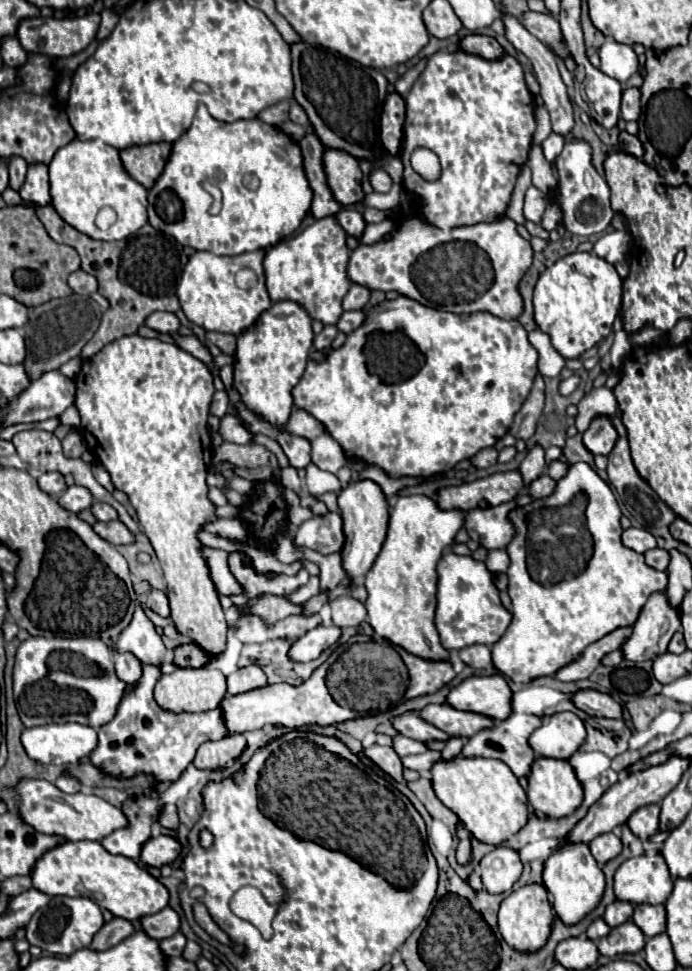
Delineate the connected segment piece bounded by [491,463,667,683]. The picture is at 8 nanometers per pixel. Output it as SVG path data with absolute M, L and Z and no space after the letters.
M587 463L569 465L569 471L567 471L567 475L565 475L565 481L563 481L563 479L557 481L557 491L559 491L559 499L561 499L561 501L567 501L567 499L571 501L571 497L577 495L577 491L585 491L585 493L587 493L589 503L585 505L585 521L581 521L581 515L579 515L579 521L575 521L577 525L569 525L569 521L567 521L567 523L563 521L565 515L567 515L567 511L565 511L567 507L565 507L565 505L563 505L563 507L547 507L545 501L531 501L531 503L525 505L525 507L517 507L517 509L509 511L509 521L511 521L513 527L515 527L515 537L513 537L513 539L509 541L509 545L505 547L505 549L507 549L507 555L509 555L509 559L511 559L511 565L509 565L509 569L507 569L507 577L509 577L509 589L507 589L507 593L509 593L509 597L511 597L511 615L513 615L513 619L511 619L507 631L503 633L503 637L501 637L497 643L493 643L491 651L493 651L493 663L495 663L495 667L499 669L499 673L503 673L505 677L513 679L515 683L529 683L529 681L533 681L533 679L537 679L537 677L553 675L557 669L561 669L563 665L567 665L567 663L571 663L575 657L579 657L585 647L589 647L589 645L597 643L597 639L603 639L605 635L609 635L609 631L615 631L617 627L633 627L635 621L637 621L637 617L639 617L641 607L643 607L645 601L647 601L647 597L649 597L651 593L655 593L655 591L665 591L665 587L667 587L667 573L655 571L653 567L649 567L649 565L645 563L645 559L643 559L641 553L635 553L633 549L629 549L629 547L625 547L625 545L621 543L621 533L623 533L621 515L623 515L623 513L621 513L621 509L619 509L619 503L617 503L617 499L615 499L615 495L613 495L613 491L611 491L611 487L609 487Z

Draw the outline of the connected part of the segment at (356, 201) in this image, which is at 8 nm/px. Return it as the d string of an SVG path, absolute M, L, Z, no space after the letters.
M325 149L323 163L325 163L327 183L333 191L333 197L343 207L363 205L365 193L363 193L363 187L361 187L363 173L359 169L359 161L351 155L343 153L343 151Z

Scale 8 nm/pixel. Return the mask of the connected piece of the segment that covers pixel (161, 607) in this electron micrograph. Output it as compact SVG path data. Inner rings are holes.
M153 589L147 595L147 607L151 607L161 617L169 617L169 599L167 599L167 593Z

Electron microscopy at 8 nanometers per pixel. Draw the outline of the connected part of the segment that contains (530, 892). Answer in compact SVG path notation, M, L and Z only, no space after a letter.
M531 883L525 885L513 893L509 893L499 907L499 931L503 939L507 941L509 947L515 947L519 951L535 951L545 945L549 933L551 933L551 923L555 919L551 907L549 907L549 893L543 885Z

